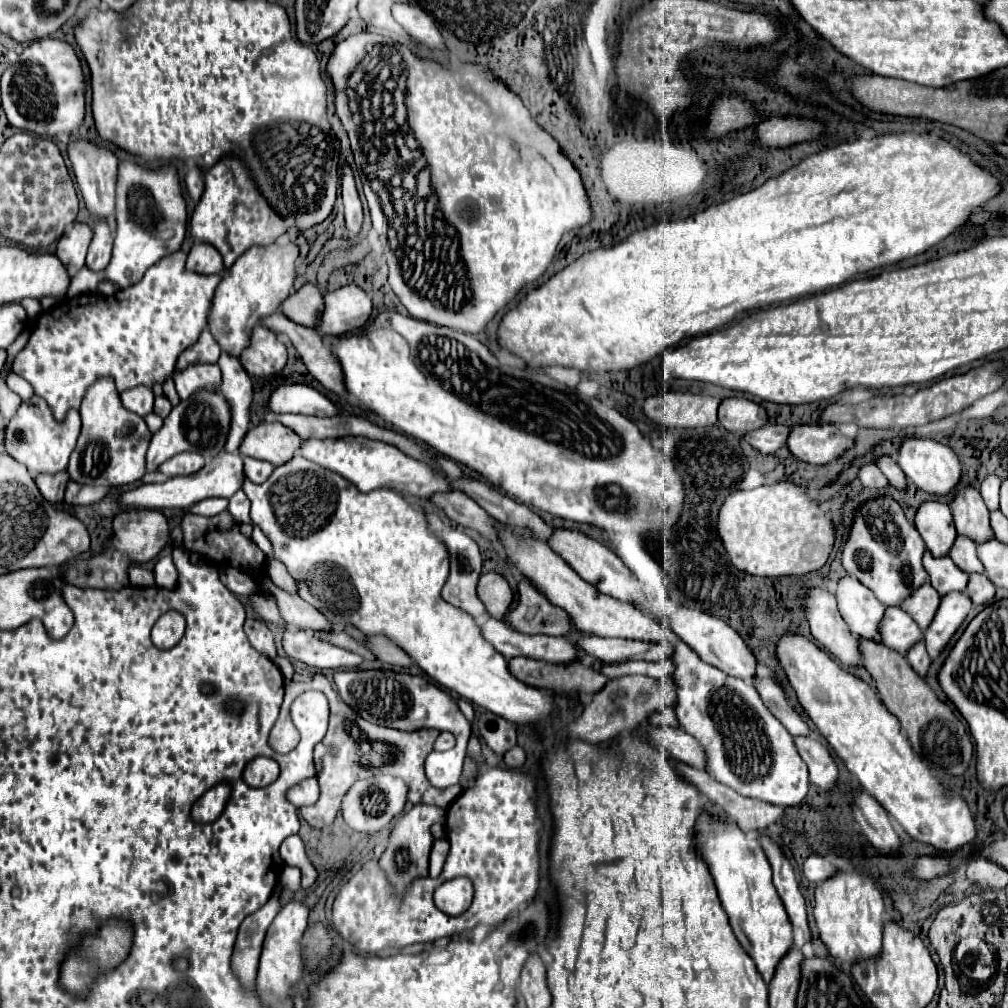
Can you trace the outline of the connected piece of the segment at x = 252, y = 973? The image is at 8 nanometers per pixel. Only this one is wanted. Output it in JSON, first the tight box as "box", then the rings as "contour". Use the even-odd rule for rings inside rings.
{"box":[232,895,280,985],"contour":[[[272,895],[264,907],[248,915],[240,925],[234,955],[232,955],[232,969],[244,985],[252,985],[256,979],[262,941],[266,937],[270,923],[278,915],[278,911],[280,911],[280,899]]]}

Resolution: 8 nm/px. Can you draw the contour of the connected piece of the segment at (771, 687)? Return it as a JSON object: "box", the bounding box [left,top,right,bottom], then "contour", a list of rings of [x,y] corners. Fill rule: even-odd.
{"box":[752,675,810,735],"contour":[[[756,675],[752,679],[754,687],[758,689],[758,695],[762,697],[762,703],[772,711],[772,715],[792,733],[792,735],[810,735],[808,725],[800,719],[800,715],[790,707],[790,703],[786,701],[784,691],[770,679],[770,677],[762,677]]]}

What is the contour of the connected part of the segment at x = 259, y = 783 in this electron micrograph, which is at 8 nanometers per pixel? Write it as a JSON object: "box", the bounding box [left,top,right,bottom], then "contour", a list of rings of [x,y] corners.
{"box":[246,757,278,787],"contour":[[[256,757],[246,765],[246,781],[252,787],[266,787],[278,777],[278,763],[270,757]]]}

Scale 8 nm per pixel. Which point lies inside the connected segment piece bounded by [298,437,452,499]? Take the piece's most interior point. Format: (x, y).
(368, 464)

